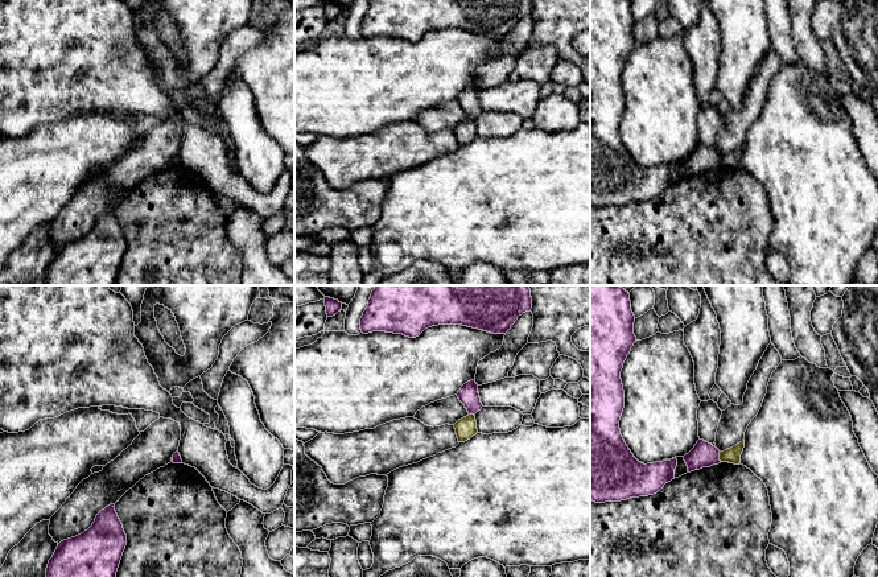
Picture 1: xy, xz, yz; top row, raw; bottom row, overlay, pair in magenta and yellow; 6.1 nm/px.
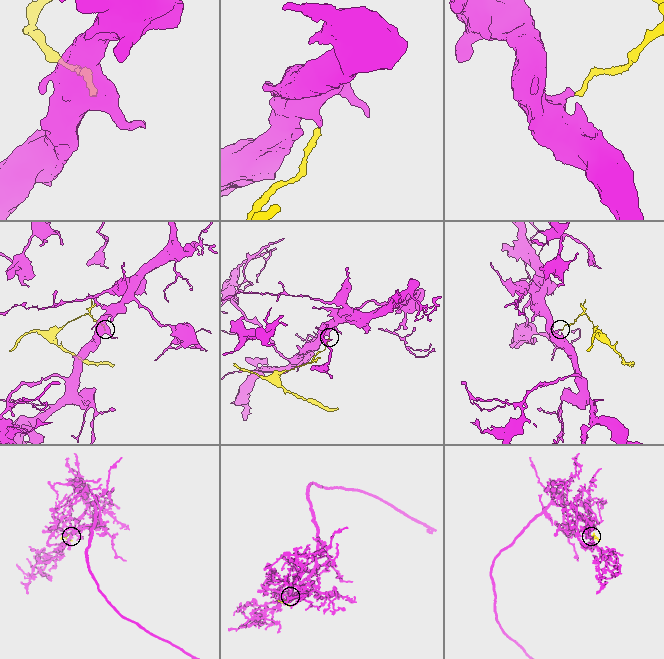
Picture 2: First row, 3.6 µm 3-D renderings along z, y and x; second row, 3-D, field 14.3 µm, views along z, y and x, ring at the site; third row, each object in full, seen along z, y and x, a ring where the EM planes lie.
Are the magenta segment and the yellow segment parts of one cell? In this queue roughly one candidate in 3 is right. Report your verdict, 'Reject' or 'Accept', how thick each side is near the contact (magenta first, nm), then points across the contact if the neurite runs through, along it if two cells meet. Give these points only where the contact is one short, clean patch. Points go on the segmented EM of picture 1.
Reject. Thickness 160 nm (magenta) against 100 nm. Boundary: yz (718, 453), (721, 461)

